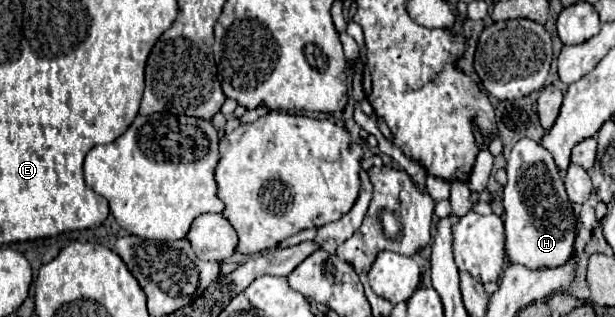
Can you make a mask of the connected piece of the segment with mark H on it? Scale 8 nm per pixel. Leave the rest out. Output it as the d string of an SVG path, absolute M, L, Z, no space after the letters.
M519 140L507 158L505 206L505 250L509 262L527 268L553 268L569 260L575 242L575 216L565 194L553 156L535 140Z

